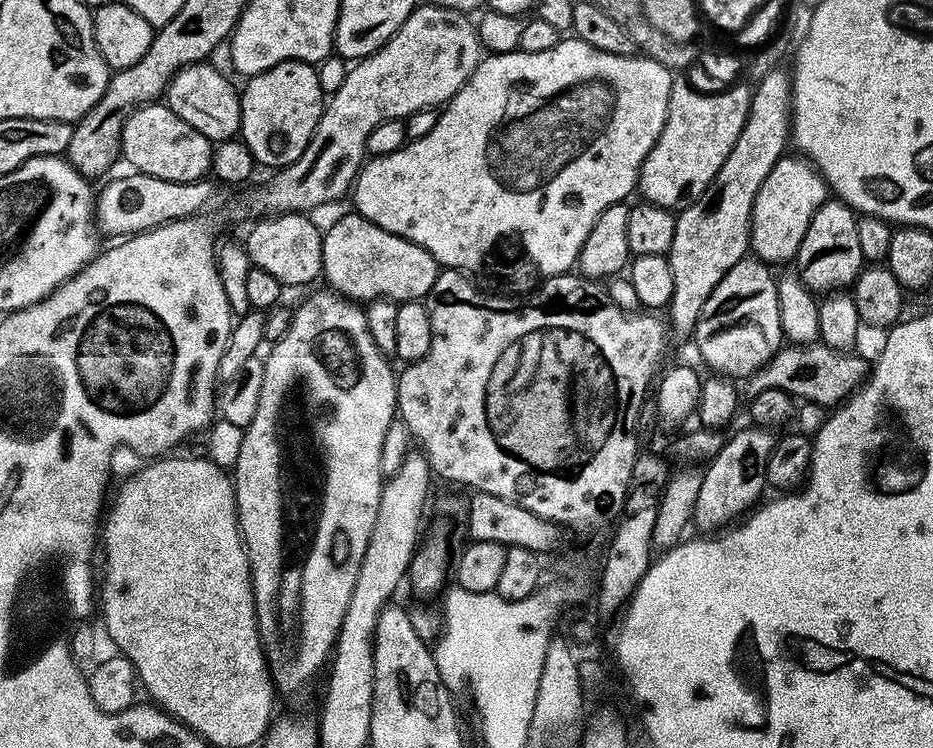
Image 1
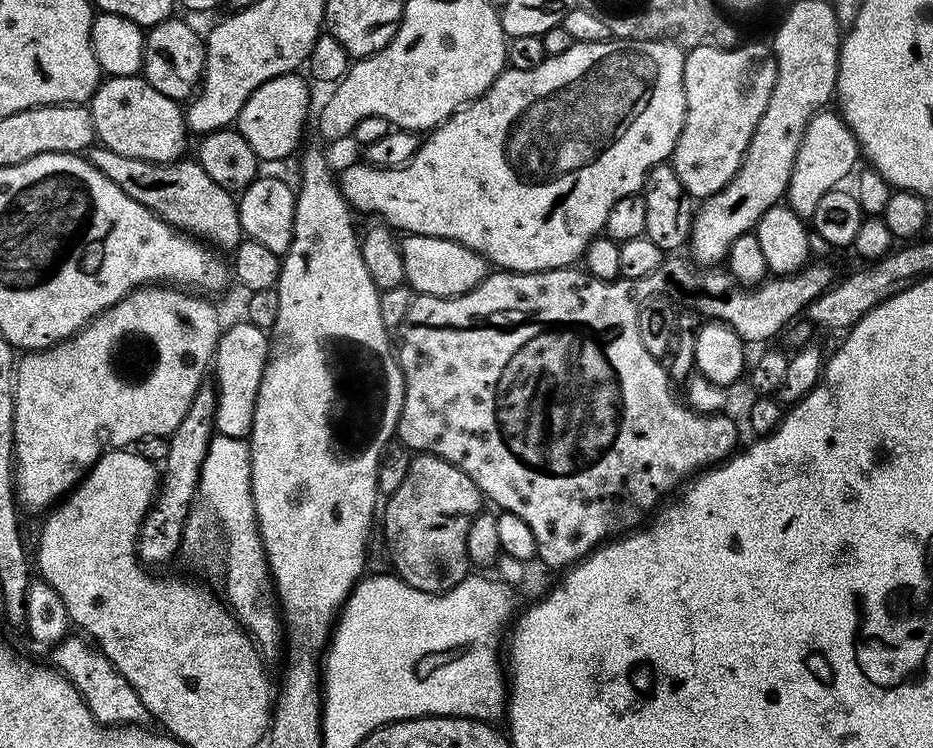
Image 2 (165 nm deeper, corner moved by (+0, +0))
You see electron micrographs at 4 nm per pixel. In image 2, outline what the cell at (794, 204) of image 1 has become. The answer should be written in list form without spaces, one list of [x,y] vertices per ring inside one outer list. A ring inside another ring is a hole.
[[[821,110],[806,126],[806,134],[802,134],[802,142],[798,146],[798,158],[794,158],[794,170],[790,174],[786,204],[801,218],[810,218],[814,210],[818,210],[818,201],[822,194],[831,188],[839,188],[848,175],[853,175],[852,167],[856,159],[861,159],[862,153],[856,143],[856,135],[848,128],[844,117],[835,111]]]

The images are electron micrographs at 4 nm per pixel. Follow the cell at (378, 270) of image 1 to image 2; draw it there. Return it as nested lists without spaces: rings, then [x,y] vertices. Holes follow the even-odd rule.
[[[405,235],[400,240],[400,253],[404,263],[404,279],[413,293],[438,298],[460,296],[474,290],[490,271],[490,265],[474,250],[446,238]]]

